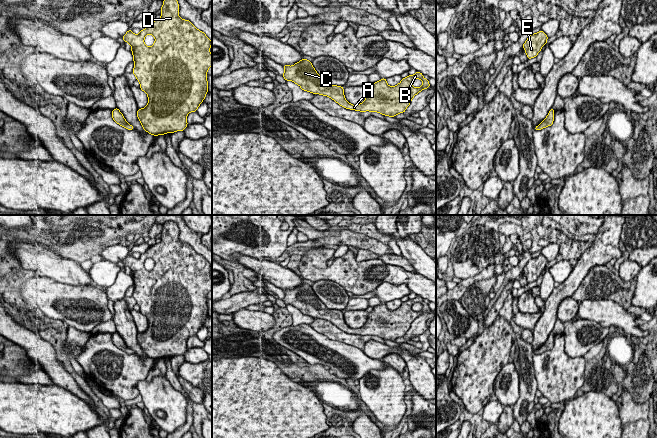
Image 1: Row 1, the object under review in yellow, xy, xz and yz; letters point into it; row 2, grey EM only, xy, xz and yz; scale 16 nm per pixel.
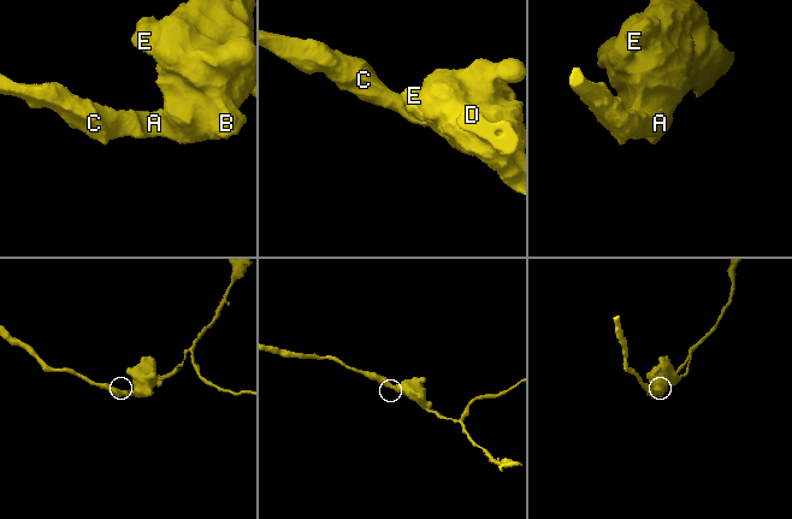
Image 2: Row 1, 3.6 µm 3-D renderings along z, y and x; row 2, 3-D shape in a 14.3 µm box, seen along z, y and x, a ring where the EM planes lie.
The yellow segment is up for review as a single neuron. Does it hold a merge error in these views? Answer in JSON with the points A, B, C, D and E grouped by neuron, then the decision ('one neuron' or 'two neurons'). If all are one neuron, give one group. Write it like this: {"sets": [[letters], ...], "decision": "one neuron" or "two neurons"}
{"sets": [["A", "B", "C", "D", "E"]], "decision": "one neuron"}

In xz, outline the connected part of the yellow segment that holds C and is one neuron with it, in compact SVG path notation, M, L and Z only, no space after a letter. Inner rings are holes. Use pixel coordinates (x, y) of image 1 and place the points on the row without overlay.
M303 282L293 290L284 289L283 291L284 303L293 305L304 315L328 320L346 333L378 336L390 341L404 337L413 321L420 315L430 311L429 305L418 295L414 299L402 302L401 306L393 311L387 308L386 302L382 302L380 305L373 307L373 311L369 312L367 321L361 328L352 329L345 323L344 312L342 310L328 309L316 296L309 284ZM414 303L420 303L423 306L422 310L413 311L412 305Z

